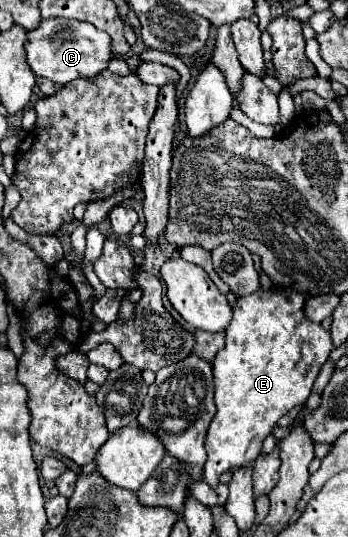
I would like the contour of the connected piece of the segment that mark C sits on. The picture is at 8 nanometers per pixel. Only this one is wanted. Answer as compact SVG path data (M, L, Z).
M66 18L42 20L36 30L28 32L26 42L28 64L38 78L48 78L58 86L64 86L76 78L92 78L108 66L110 60L110 38L96 30L88 22L76 22Z

